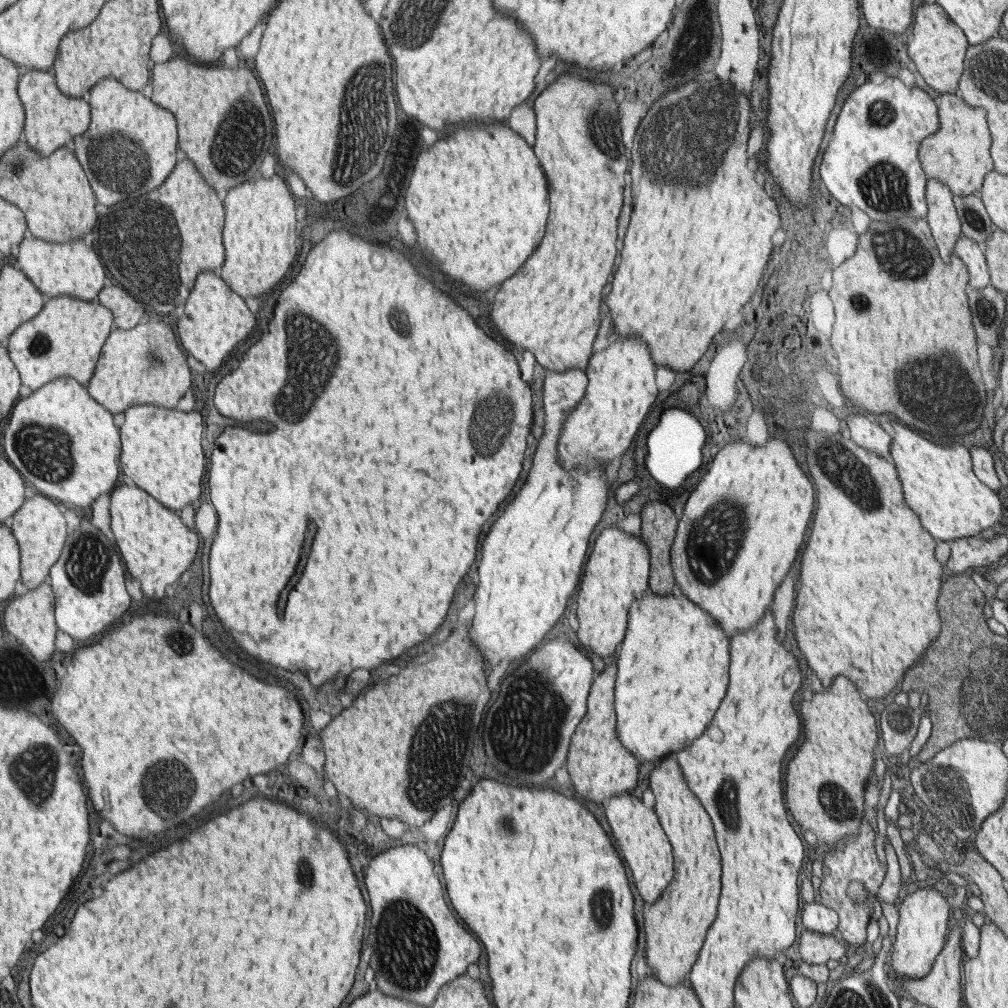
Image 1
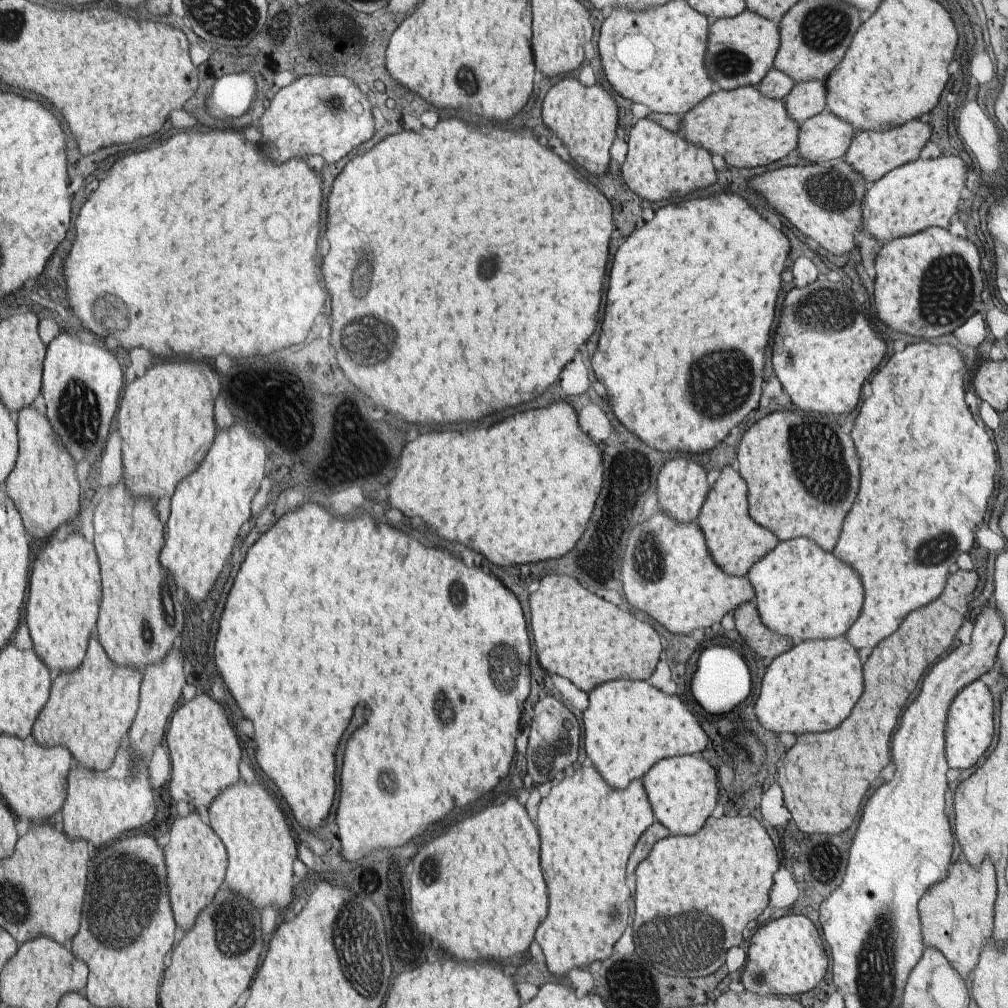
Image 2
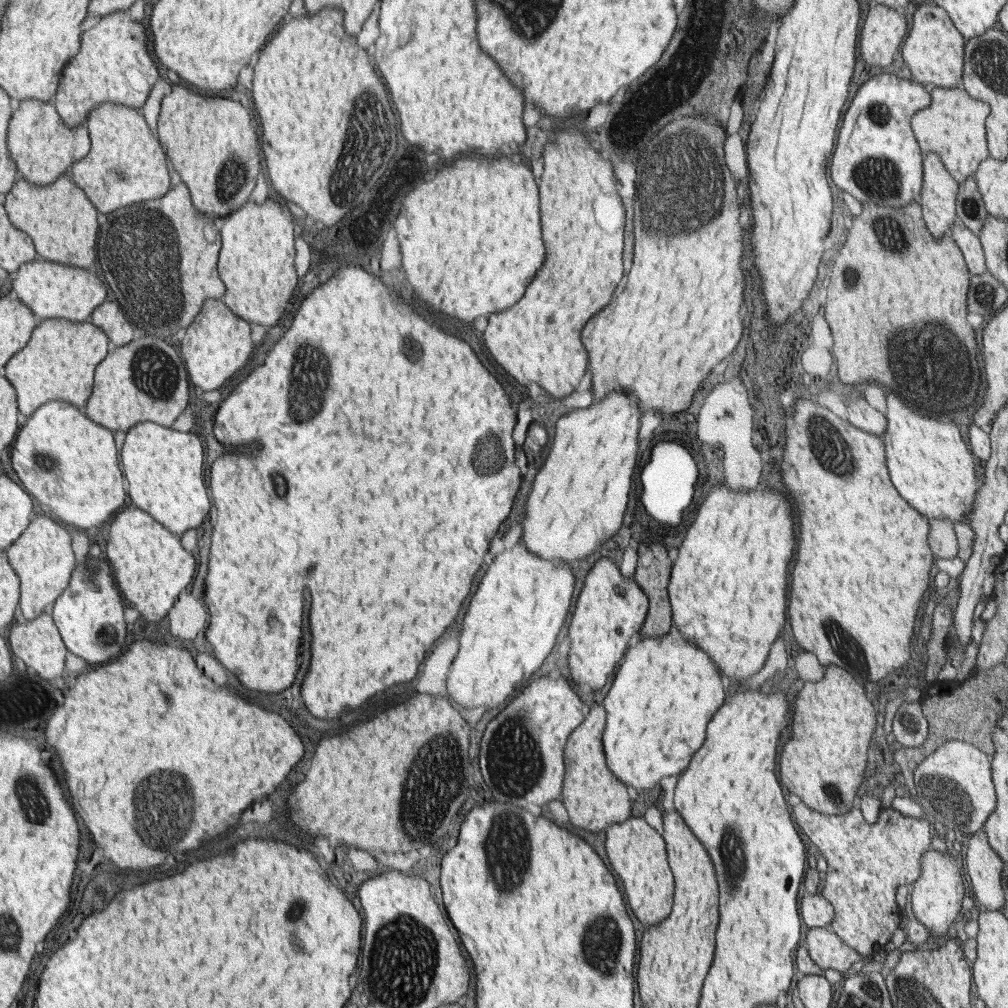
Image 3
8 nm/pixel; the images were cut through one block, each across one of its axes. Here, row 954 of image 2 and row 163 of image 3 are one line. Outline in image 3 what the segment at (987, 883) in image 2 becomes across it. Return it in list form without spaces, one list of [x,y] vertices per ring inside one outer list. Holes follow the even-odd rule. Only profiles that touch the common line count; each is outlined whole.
[[[935,87],[930,94],[930,104],[912,115],[911,127],[923,156],[929,152],[938,153],[947,171],[960,184],[967,176],[974,176],[978,165],[989,157],[985,120],[991,106],[972,98],[962,87]]]

